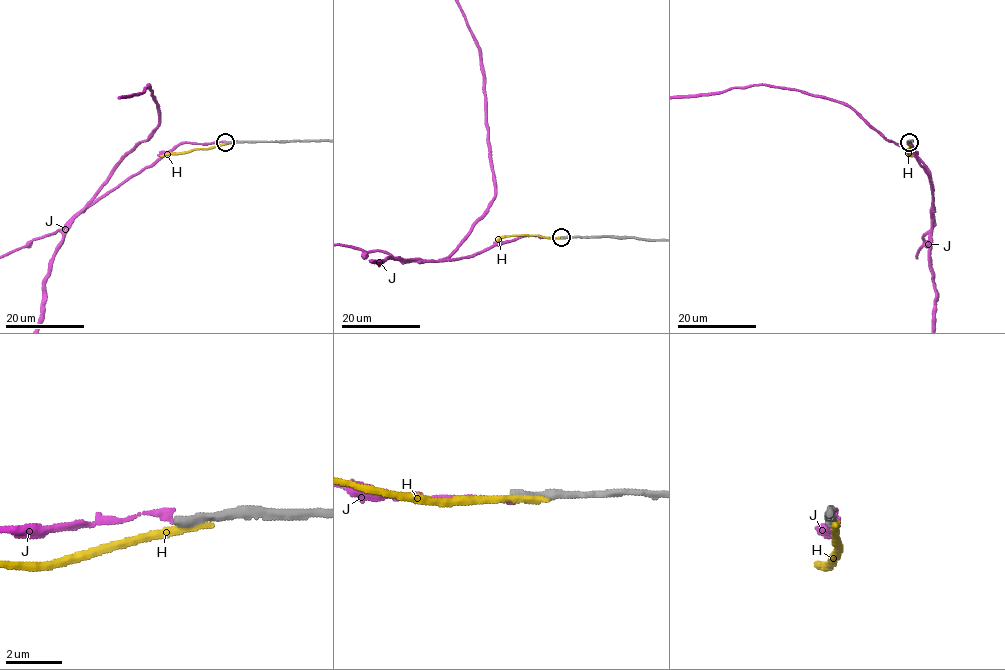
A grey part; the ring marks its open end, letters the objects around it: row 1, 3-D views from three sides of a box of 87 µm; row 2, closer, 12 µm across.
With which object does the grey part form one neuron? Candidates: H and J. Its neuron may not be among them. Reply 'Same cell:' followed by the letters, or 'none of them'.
Same cell: none of them

